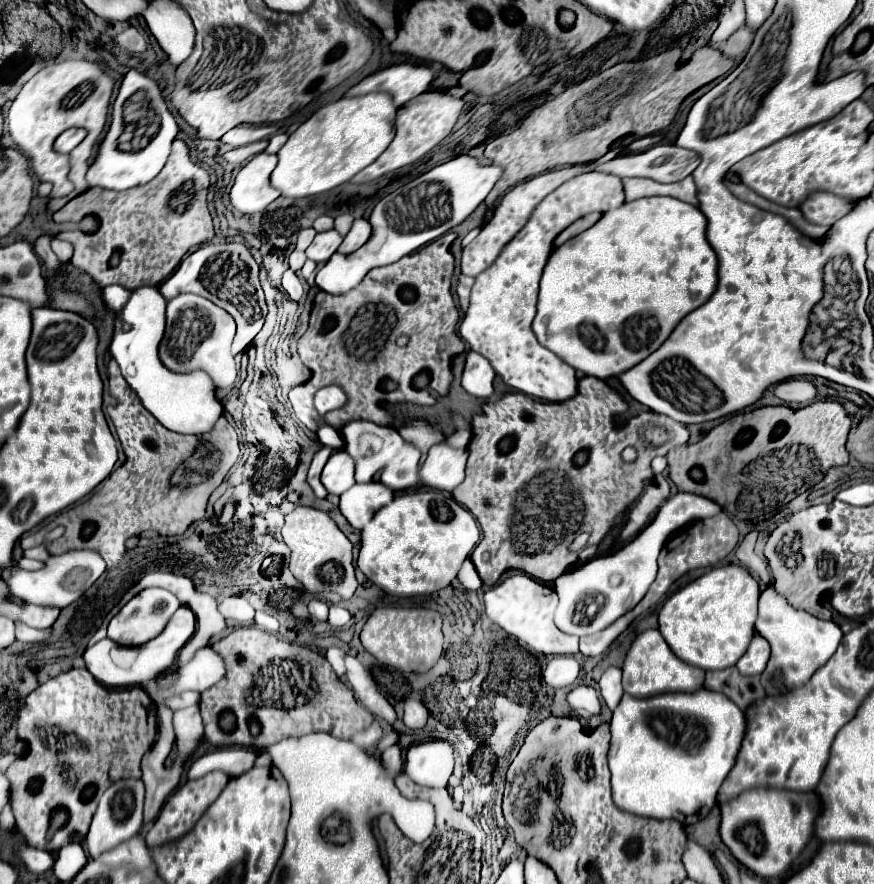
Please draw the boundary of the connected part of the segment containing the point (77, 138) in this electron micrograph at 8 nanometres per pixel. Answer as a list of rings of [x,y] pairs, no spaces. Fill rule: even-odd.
[[[68,129],[68,131],[64,131],[64,133],[56,139],[54,149],[56,149],[58,153],[70,153],[84,137],[86,137],[86,129]]]

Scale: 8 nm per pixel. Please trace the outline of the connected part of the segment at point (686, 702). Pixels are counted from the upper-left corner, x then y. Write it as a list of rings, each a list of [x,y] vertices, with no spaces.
[[[700,689],[700,693],[664,693],[648,699],[624,695],[612,711],[608,765],[612,773],[612,801],[620,811],[650,817],[676,819],[682,825],[702,821],[716,805],[716,793],[734,765],[744,737],[744,711],[722,693]]]

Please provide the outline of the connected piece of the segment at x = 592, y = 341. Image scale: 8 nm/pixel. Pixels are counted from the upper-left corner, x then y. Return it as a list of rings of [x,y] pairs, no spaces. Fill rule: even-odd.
[[[674,197],[636,199],[632,203],[624,203],[618,209],[606,211],[602,215],[602,219],[596,225],[592,225],[588,231],[576,235],[572,241],[566,241],[560,249],[554,249],[554,253],[550,255],[550,259],[544,267],[544,275],[540,279],[538,313],[536,313],[534,323],[532,323],[532,331],[538,337],[540,345],[544,345],[552,353],[556,353],[560,359],[564,359],[568,365],[582,371],[584,375],[592,375],[592,377],[598,377],[598,379],[616,377],[618,373],[624,373],[626,369],[630,369],[636,363],[640,363],[642,359],[646,359],[650,353],[654,353],[670,337],[670,333],[680,323],[680,319],[684,319],[688,313],[692,313],[694,309],[704,305],[712,297],[712,293],[716,291],[716,285],[718,285],[718,259],[716,259],[714,249],[710,247],[710,243],[706,239],[706,225],[708,225],[708,221],[706,221],[706,217],[702,215],[702,211],[698,207],[694,207],[690,203],[684,203],[680,199],[674,199]]]

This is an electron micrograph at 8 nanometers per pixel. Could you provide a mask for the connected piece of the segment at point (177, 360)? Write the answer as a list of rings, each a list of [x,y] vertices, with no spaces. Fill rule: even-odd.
[[[190,293],[178,295],[168,303],[166,309],[166,333],[158,349],[160,361],[174,373],[206,371],[216,387],[226,389],[236,381],[238,375],[234,355],[230,353],[234,331],[234,319],[212,301]]]

